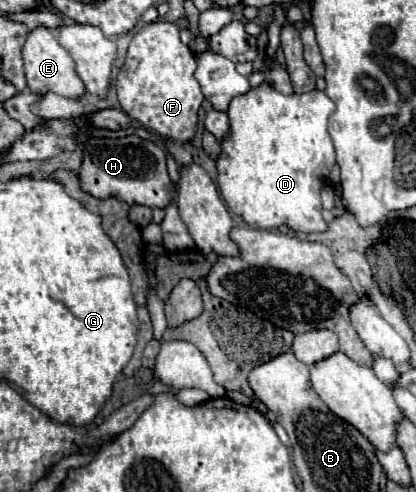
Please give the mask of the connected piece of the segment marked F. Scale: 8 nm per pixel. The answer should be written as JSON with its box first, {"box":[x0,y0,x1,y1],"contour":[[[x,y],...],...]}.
{"box":[116,21,204,143],"contour":[[[156,21],[138,31],[128,47],[126,61],[116,77],[116,89],[122,109],[148,131],[188,143],[196,133],[198,109],[204,101],[200,83],[194,79],[196,57],[180,41],[174,23]]]}

